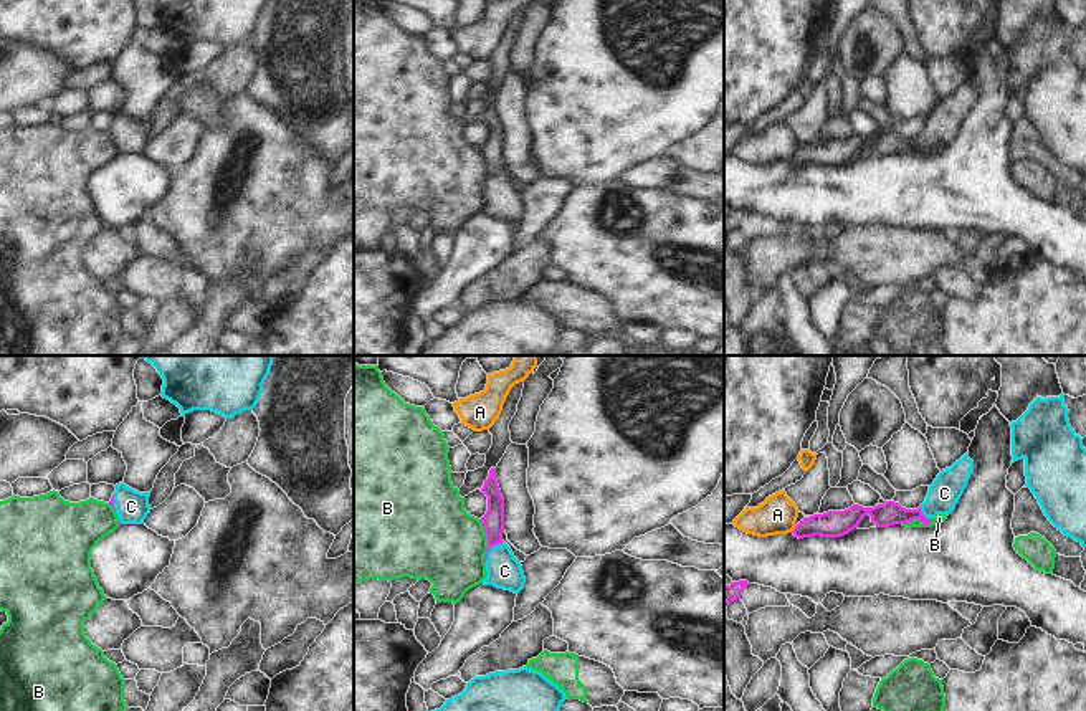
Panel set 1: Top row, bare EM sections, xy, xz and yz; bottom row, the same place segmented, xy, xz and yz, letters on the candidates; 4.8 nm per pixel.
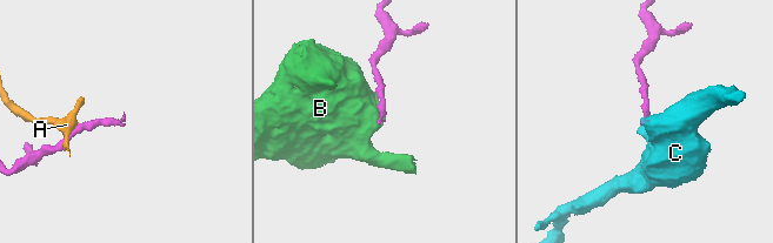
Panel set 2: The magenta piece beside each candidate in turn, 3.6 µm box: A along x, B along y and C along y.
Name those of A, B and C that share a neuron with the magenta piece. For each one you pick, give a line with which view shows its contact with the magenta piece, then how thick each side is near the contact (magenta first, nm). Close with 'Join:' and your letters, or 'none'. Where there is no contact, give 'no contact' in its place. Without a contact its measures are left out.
C: meets magenta in xz; 110 nm thick on the magenta side, 170 nm on the other
Join: C

